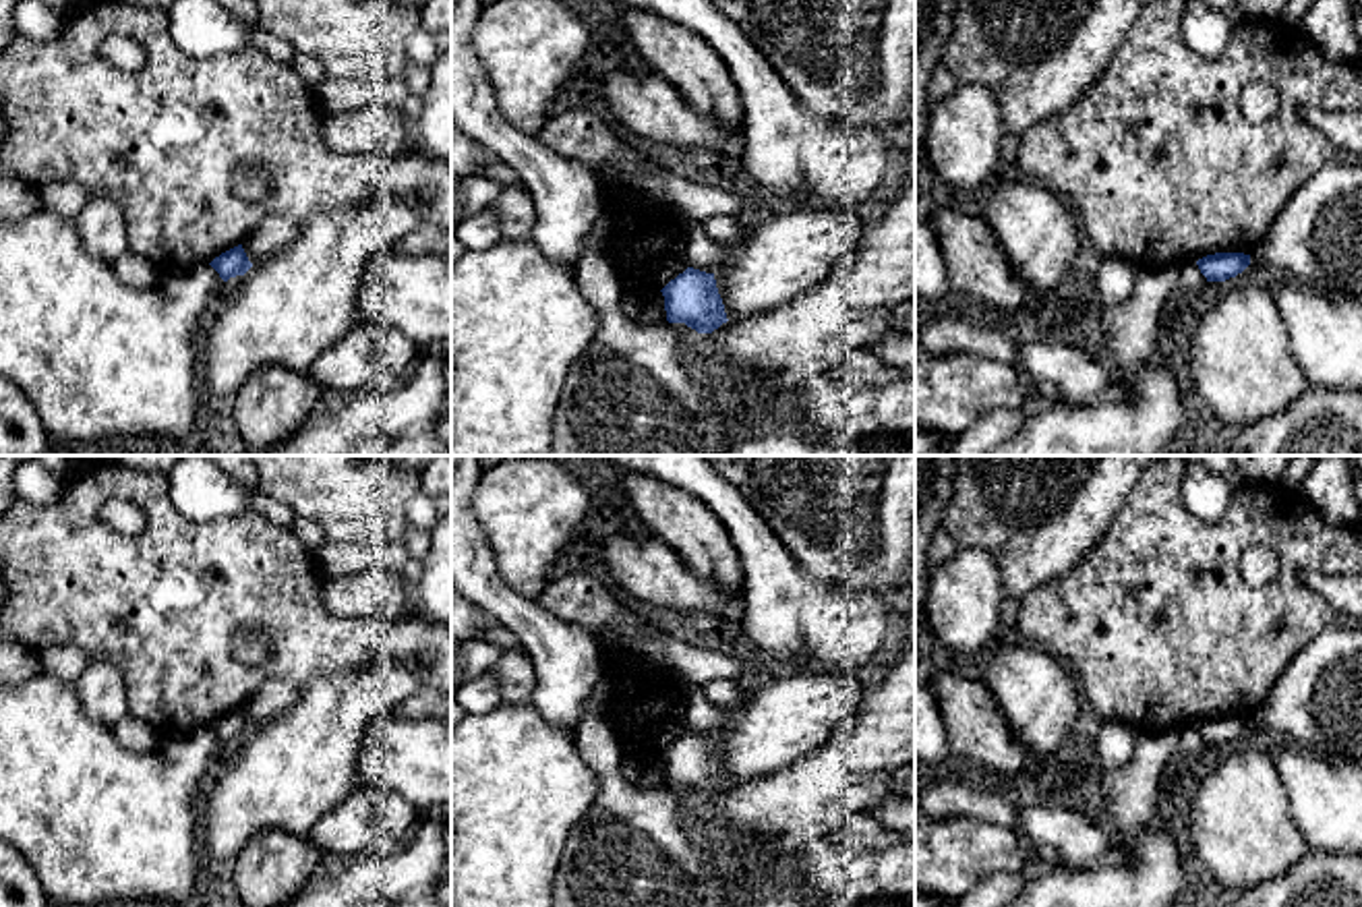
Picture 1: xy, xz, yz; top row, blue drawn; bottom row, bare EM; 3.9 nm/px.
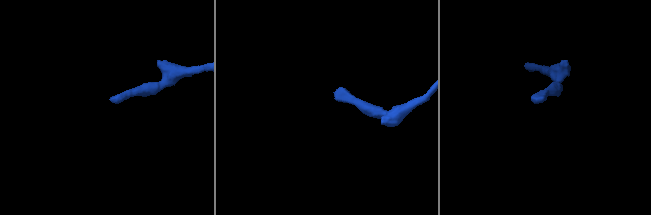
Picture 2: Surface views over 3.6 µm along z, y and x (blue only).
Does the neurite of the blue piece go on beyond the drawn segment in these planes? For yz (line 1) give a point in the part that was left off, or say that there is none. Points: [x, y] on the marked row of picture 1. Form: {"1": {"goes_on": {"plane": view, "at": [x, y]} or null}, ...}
{"1": {"goes_on": null}}

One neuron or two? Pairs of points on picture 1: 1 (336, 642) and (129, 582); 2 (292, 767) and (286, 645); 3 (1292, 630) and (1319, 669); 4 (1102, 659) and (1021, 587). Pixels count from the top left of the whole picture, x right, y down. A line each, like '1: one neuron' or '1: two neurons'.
1: one neuron
2: two neurons
3: two neurons
4: two neurons

